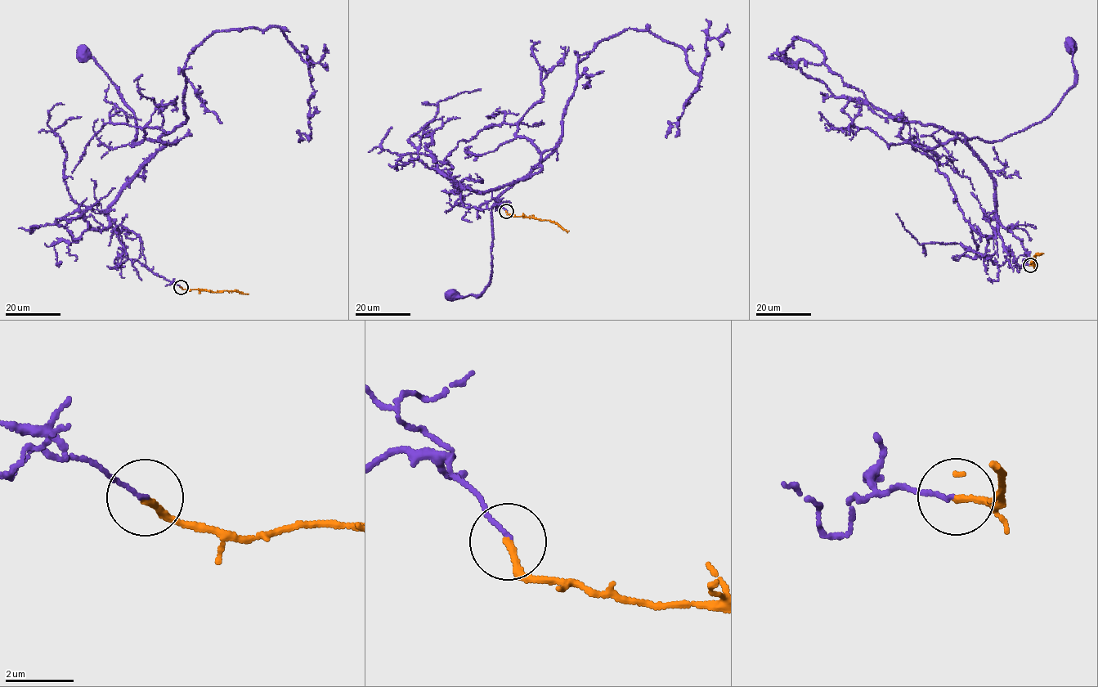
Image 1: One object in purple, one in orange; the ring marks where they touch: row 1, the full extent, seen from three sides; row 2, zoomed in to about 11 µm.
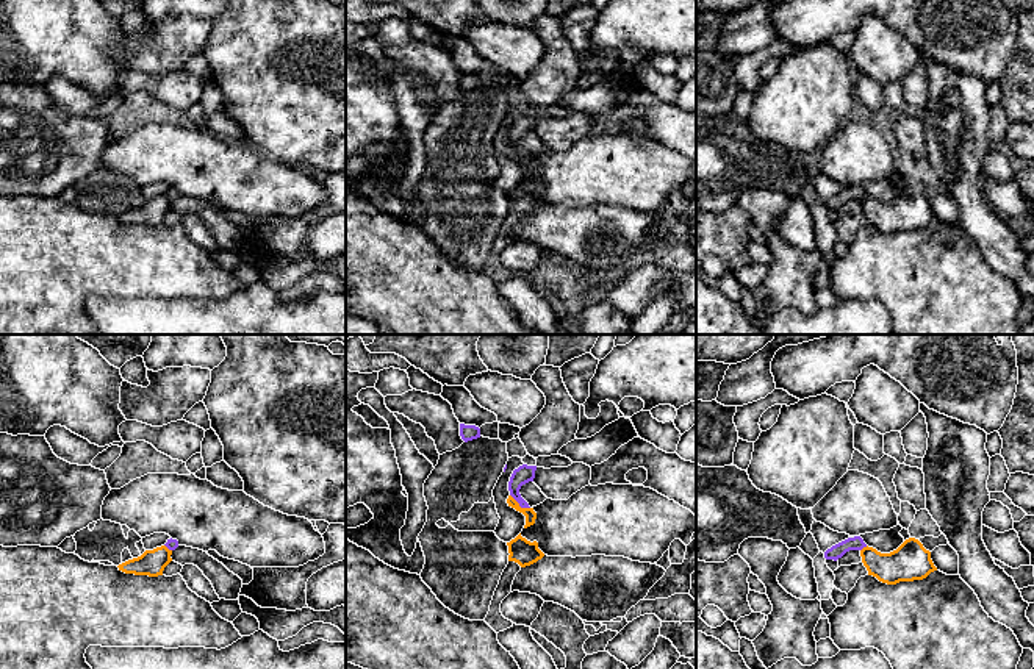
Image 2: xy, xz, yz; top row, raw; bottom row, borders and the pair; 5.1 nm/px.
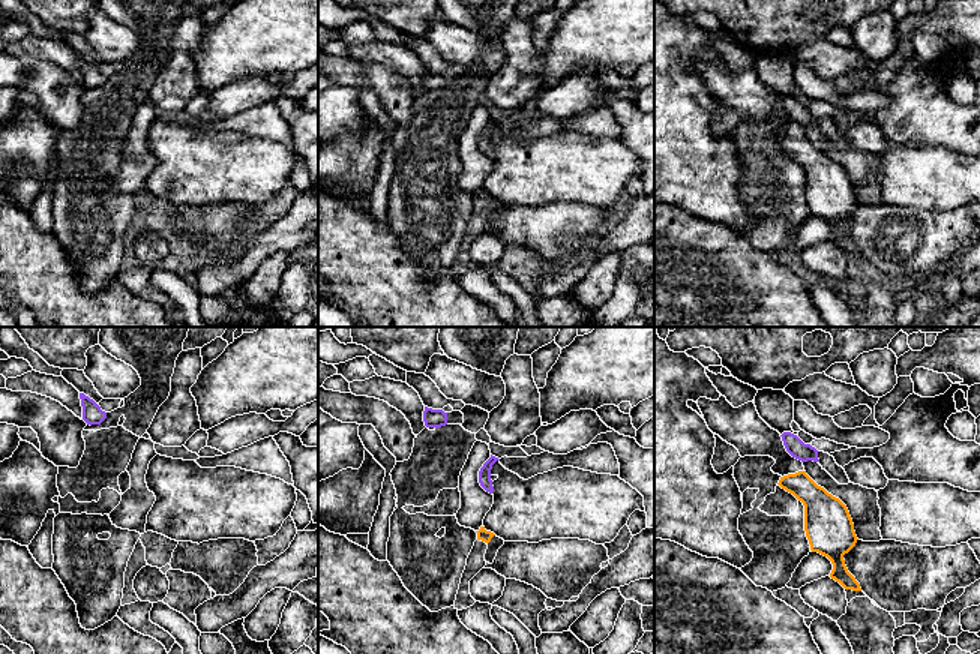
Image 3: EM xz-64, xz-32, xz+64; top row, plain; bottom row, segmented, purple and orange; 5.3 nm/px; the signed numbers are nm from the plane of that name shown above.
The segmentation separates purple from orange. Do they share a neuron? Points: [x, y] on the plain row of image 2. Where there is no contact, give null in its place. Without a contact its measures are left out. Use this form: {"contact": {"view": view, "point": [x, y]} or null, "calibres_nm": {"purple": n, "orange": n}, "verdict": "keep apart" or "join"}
{"contact": {"view": "xz", "point": [520, 155]}, "calibres_nm": {"purple": 90, "orange": 60}, "verdict": "keep apart"}

